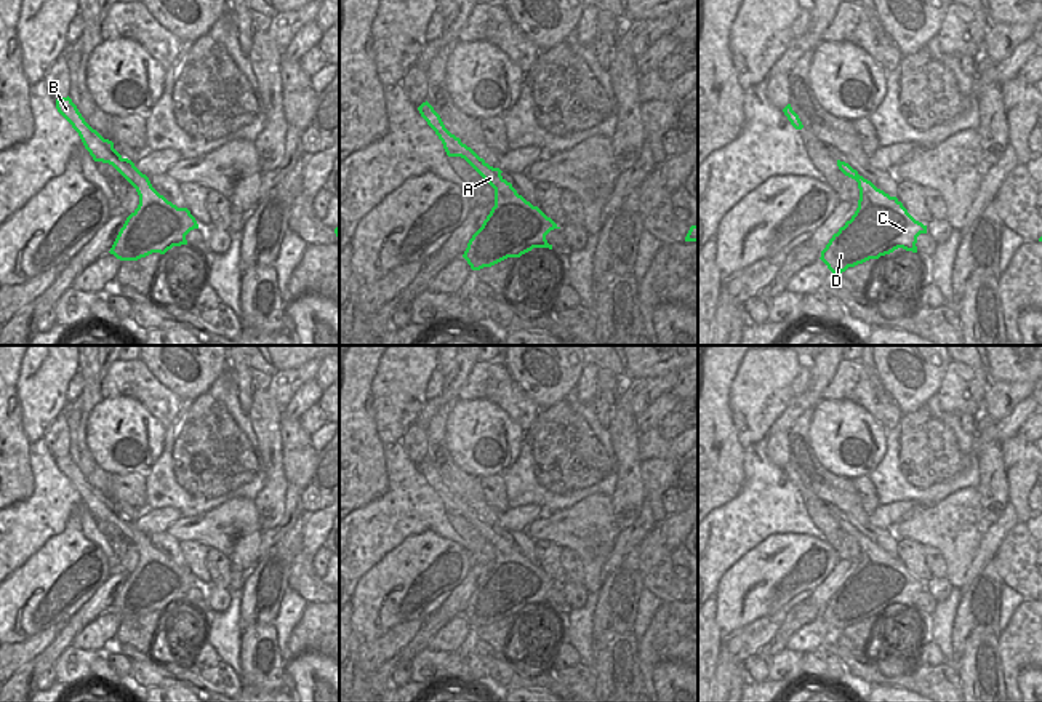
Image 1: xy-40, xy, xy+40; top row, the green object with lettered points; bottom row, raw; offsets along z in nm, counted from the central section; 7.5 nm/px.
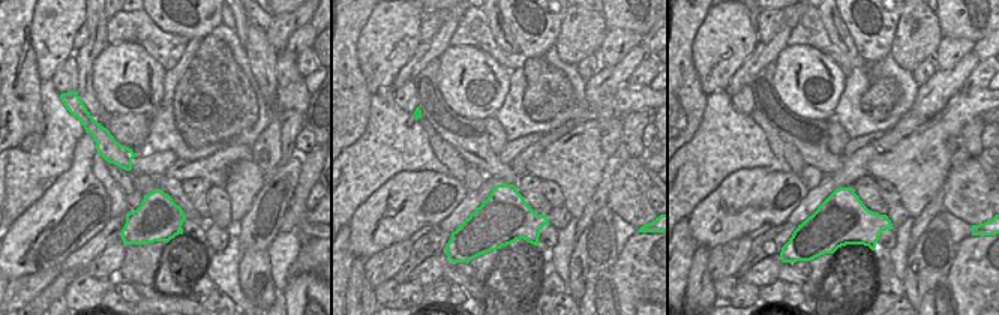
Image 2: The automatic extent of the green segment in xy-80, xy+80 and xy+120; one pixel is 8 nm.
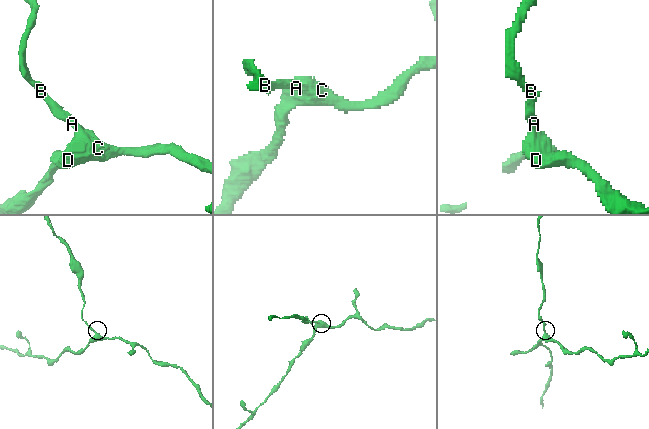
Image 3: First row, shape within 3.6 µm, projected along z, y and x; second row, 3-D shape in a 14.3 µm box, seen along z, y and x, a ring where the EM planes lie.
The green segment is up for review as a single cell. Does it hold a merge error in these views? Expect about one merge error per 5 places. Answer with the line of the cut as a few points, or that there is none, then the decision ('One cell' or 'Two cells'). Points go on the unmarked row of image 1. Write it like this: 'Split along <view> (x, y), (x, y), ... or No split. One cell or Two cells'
No split. One cell

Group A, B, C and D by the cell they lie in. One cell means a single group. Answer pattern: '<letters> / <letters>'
A B C D

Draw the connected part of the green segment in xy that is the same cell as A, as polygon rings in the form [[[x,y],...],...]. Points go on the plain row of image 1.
[[[427,459],[418,469],[442,499],[447,513],[464,517],[495,547],[495,564],[463,612],[471,627],[491,625],[507,616],[520,616],[533,606],[552,608],[546,593],[560,585],[519,553],[512,542],[501,534],[499,526],[490,525],[451,493]]]

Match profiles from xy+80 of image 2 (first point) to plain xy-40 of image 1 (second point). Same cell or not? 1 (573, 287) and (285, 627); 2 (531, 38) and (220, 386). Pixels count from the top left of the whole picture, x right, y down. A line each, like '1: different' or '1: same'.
1: different
2: different

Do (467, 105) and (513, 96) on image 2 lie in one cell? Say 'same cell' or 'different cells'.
different cells

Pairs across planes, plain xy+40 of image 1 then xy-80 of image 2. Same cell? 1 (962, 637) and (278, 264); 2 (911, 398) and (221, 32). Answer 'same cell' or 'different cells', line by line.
1: different cells
2: different cells

